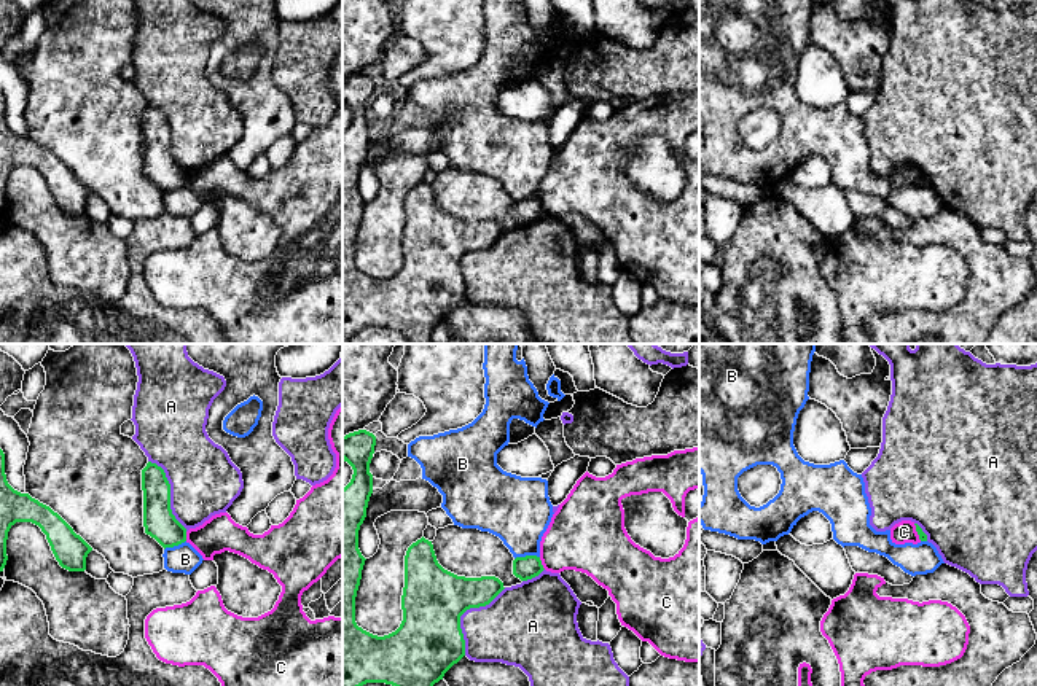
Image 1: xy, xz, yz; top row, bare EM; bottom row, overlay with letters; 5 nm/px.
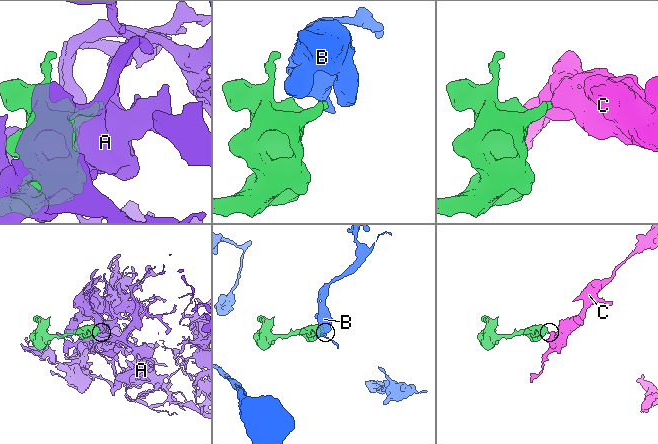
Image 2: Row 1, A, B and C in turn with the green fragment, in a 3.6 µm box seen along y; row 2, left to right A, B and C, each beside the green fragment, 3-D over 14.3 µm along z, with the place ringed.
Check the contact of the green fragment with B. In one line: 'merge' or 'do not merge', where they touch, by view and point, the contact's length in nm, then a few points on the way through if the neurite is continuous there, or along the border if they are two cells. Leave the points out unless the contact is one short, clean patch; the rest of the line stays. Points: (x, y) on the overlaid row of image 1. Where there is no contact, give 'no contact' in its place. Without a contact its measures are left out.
do not merge; meets green in xz at (526, 556); contact 130 nm long; border along xz (539, 556), (518, 556), (515, 559)

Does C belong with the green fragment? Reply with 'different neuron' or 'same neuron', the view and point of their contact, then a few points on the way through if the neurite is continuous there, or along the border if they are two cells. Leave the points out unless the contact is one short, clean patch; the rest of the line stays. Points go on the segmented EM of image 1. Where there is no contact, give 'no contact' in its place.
different neuron | xz (540, 564) | along xz (539, 557), (545, 569)

